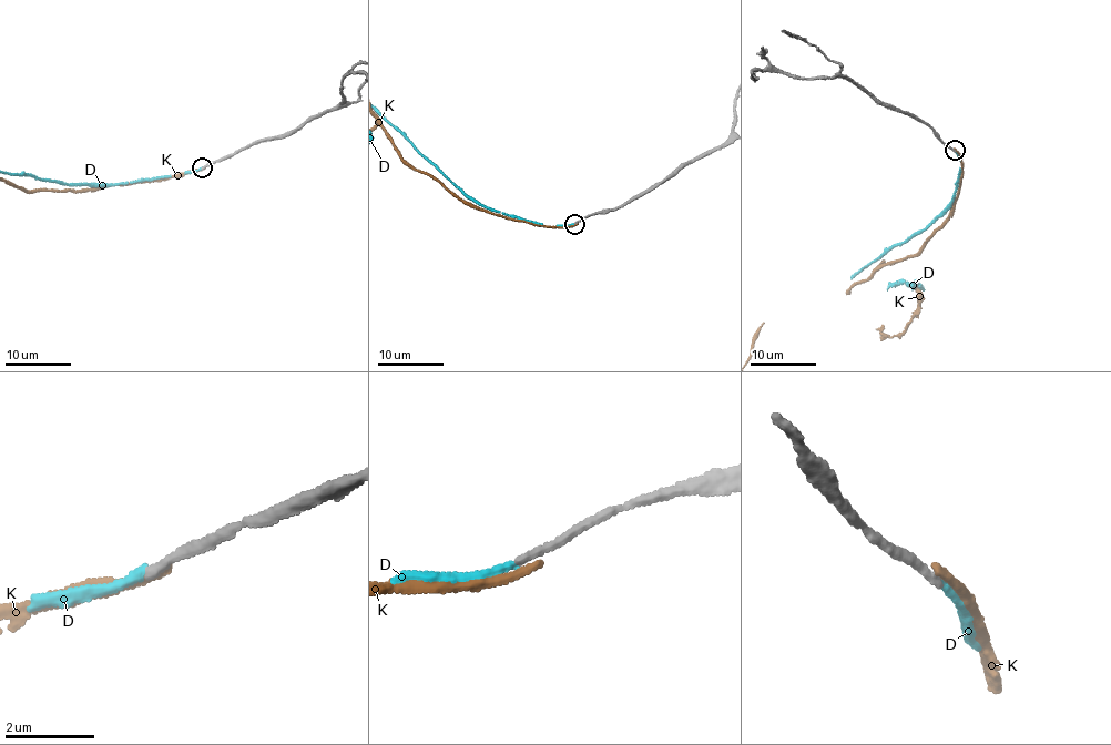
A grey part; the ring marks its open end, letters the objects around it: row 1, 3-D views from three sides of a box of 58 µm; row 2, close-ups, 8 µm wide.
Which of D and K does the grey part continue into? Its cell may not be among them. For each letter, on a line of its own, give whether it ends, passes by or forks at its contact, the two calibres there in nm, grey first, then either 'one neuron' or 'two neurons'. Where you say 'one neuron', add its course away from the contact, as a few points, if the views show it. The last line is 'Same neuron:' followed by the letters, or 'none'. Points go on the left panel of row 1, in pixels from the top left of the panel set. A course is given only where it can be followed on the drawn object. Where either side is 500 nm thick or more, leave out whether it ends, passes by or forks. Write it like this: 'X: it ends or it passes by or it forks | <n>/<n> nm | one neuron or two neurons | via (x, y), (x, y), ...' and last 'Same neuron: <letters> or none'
D: it ends | 170/160 nm | one neuron
K: it ends | 200/200 nm | two neurons
Same neuron: D

